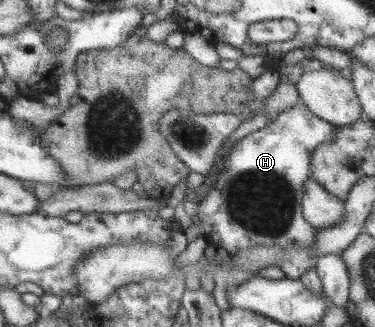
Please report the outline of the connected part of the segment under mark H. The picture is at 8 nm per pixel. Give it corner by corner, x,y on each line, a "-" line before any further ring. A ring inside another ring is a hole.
301,101
294,106
279,112
264,128
260,128
236,141
226,156
222,170
208,194
198,202
197,217
202,234
214,248
223,248
230,256
259,246
276,246
283,252
275,262
282,270
285,279
297,280
306,269
314,269
317,258
309,253
309,248
316,238
316,230
301,214
302,187
309,172
307,155
318,144
335,137
340,126
334,126
314,116

